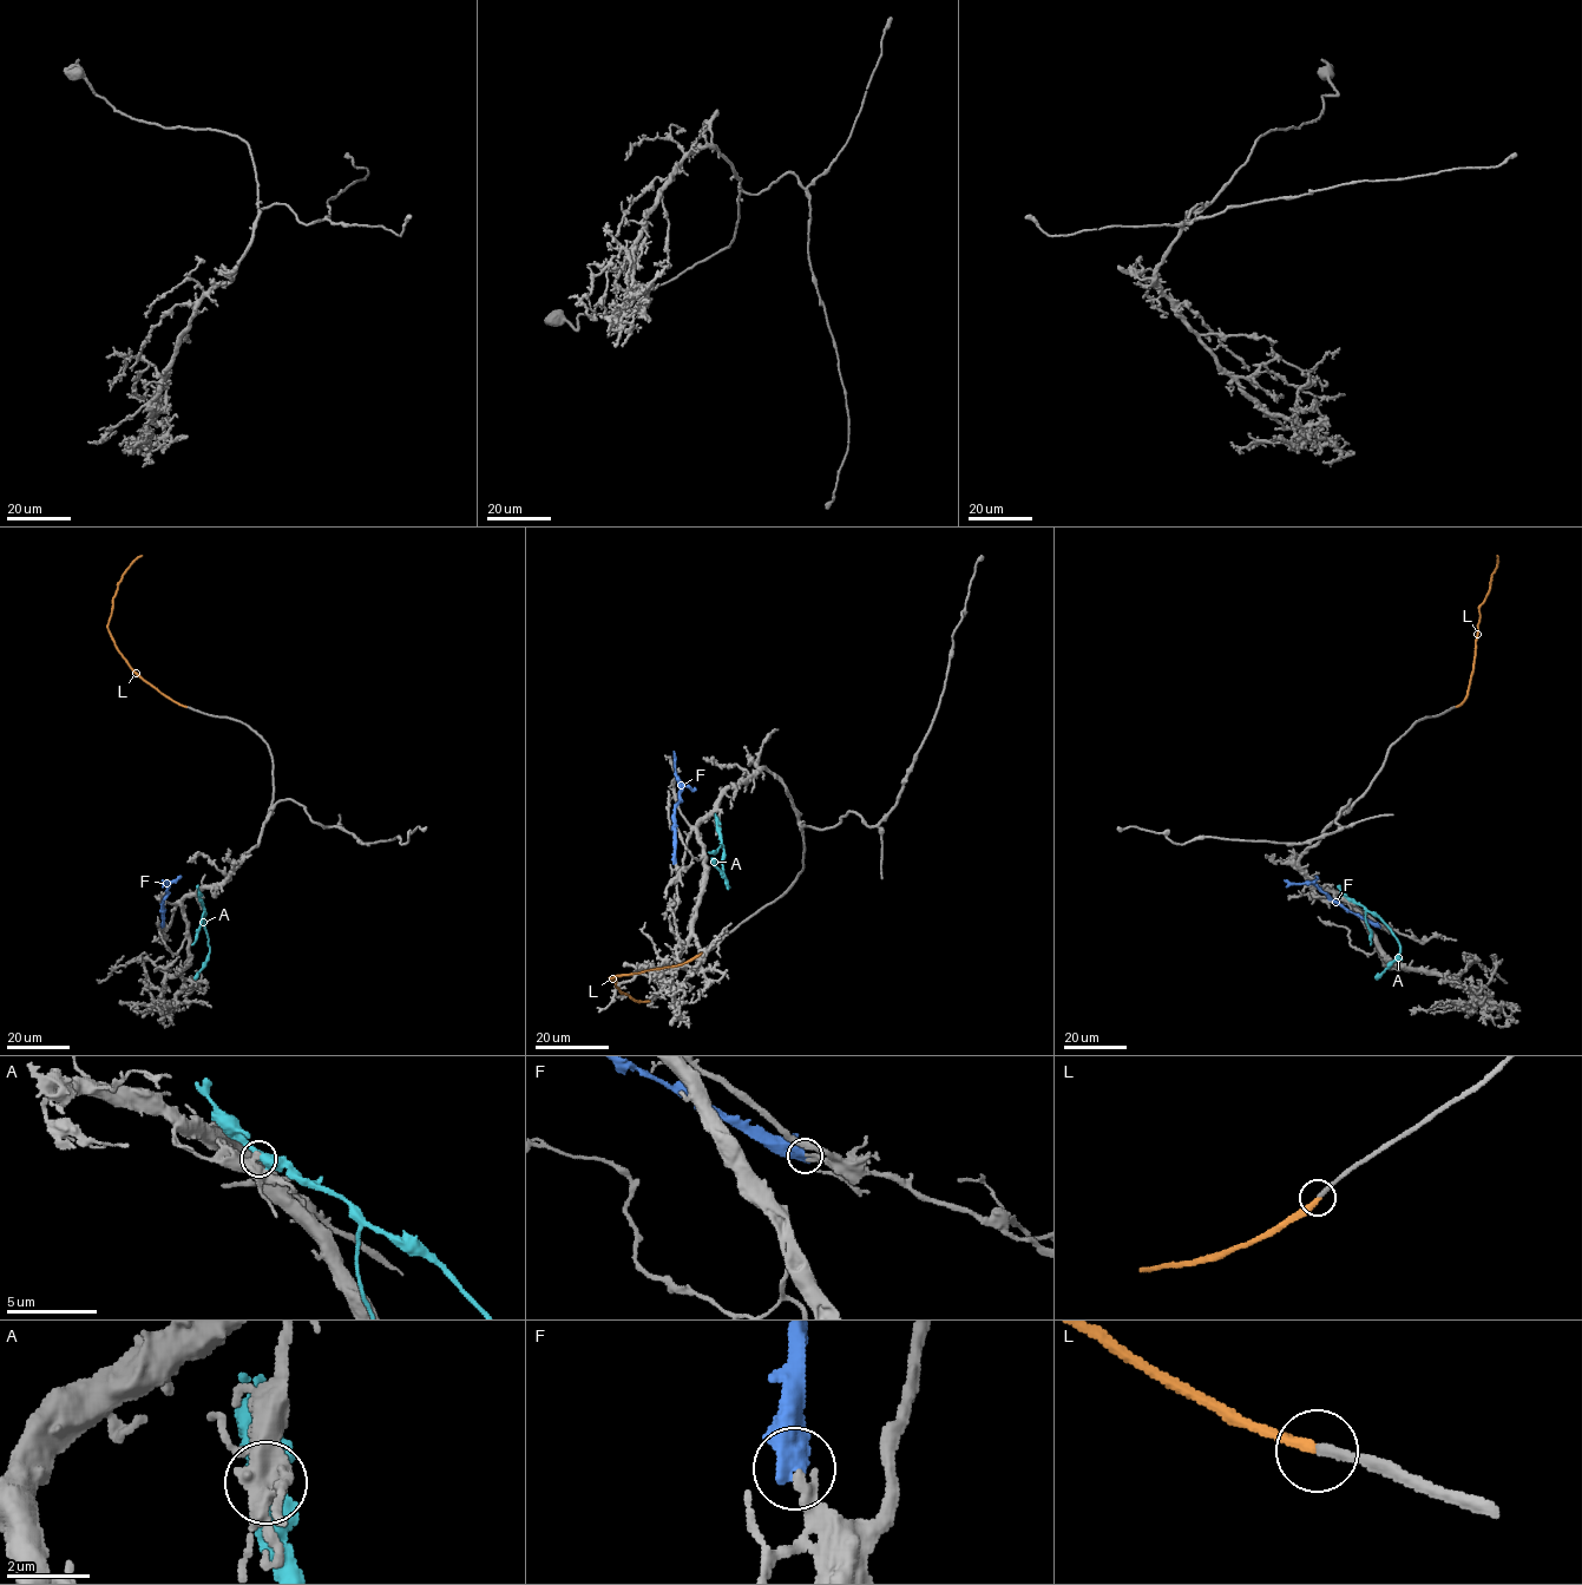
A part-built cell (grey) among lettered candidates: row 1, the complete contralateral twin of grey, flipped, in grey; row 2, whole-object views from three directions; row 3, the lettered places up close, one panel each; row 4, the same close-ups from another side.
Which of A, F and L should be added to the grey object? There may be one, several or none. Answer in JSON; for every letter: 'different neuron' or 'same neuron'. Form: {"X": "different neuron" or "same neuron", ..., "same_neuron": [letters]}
{"A": "different neuron", "F": "different neuron", "L": "same neuron", "same_neuron": ["L"]}

